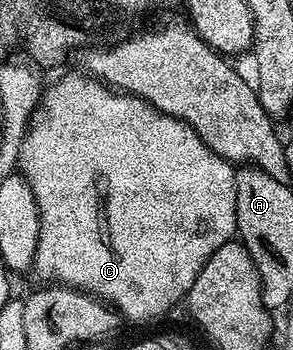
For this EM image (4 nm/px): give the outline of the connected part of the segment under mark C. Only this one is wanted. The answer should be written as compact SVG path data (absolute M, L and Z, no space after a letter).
M85 73L82 74L66 74L59 82L54 82L51 86L49 83L49 85L45 87L41 101L38 103L34 114L30 118L30 124L23 138L22 147L19 150L17 169L20 171L22 177L30 183L32 196L36 196L36 208L40 216L40 240L36 244L36 256L34 257L32 270L33 273L36 272L40 277L46 278L42 280L49 280L51 283L61 284L63 286L72 286L75 290L85 290L87 294L102 299L103 302L113 306L123 319L131 318L134 322L150 322L153 318L158 318L161 314L168 313L181 298L183 301L183 299L189 295L192 284L196 284L196 276L200 276L200 268L204 268L204 264L208 264L212 252L216 252L216 248L220 248L225 242L231 241L231 239L235 237L238 228L236 224L235 167L220 155L217 155L186 122L182 122L180 119L172 117L172 115L163 114L161 111L157 110L152 103L148 103L134 94L123 93L121 90L114 89L112 86L106 85L106 83L99 81L93 76L87 76Z

